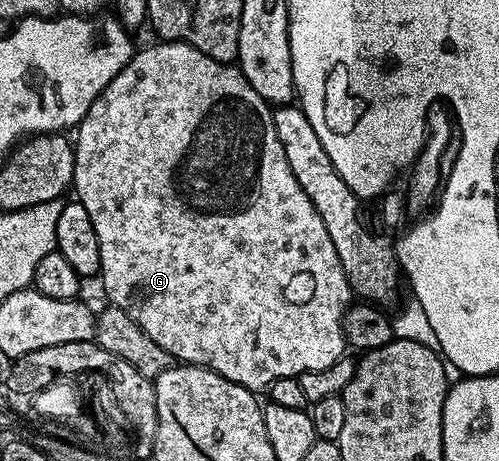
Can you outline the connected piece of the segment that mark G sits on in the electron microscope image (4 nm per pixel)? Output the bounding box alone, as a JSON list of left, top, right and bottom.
[72,41,354,392]

